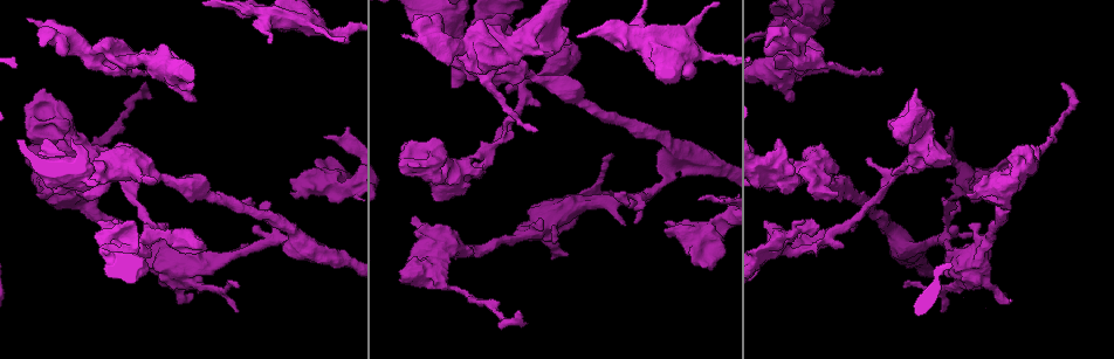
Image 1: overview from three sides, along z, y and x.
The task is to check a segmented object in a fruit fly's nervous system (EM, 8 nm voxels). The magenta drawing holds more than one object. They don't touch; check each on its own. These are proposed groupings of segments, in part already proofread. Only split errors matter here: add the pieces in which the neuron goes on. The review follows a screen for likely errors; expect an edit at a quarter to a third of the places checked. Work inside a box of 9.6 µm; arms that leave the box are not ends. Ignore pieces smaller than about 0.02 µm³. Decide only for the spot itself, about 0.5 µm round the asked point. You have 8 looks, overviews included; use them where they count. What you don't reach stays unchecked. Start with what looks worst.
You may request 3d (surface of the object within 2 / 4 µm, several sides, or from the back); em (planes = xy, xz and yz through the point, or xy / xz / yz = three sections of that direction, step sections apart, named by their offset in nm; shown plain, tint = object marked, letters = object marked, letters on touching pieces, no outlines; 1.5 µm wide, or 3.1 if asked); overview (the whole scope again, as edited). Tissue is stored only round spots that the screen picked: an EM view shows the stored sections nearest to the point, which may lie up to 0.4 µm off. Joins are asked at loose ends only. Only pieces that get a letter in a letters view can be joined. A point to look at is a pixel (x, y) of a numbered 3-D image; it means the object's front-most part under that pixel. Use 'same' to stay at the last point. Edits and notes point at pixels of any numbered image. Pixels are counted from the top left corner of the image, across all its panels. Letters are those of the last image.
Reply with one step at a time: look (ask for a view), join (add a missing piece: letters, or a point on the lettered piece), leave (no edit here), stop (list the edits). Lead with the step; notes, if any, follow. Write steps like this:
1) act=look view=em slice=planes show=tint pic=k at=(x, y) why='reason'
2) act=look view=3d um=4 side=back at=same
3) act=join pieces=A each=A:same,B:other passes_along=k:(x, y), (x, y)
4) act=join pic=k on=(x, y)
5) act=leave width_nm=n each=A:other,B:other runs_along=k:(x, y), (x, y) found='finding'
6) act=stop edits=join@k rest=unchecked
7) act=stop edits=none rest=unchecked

act=look view=em slice=planes show=letters pic=1 at=(843, 246) why='an open end'

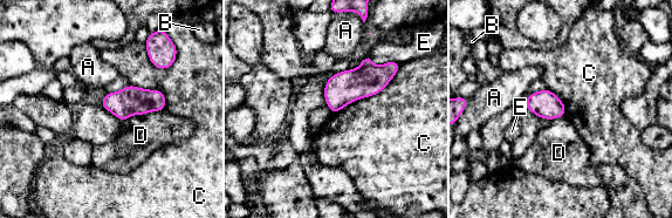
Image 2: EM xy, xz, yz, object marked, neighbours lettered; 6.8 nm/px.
act=leave each=A:other,B:other,C:other,D:other,E:other border=2:(400, 65), (378, 93), (333, 113) found='no lettered piece goes on from it'

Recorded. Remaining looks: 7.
act=look view=3d um=4 side=back pic=1 at=(878, 69) why='long arm stops here'

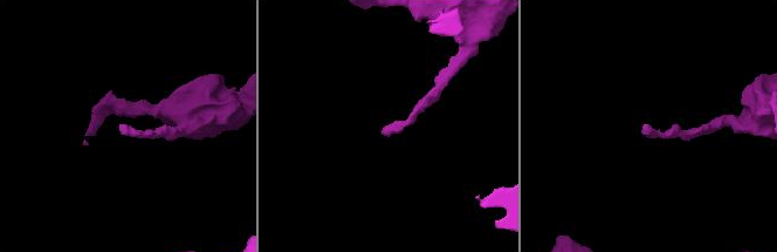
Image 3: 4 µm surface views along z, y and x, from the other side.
act=look view=em slice=xz step=4 show=letters pic=3 at=(382, 132)

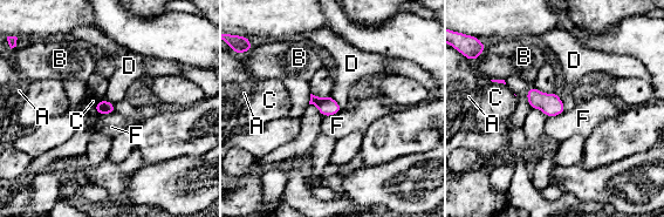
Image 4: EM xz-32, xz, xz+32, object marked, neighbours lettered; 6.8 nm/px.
act=leave each=A:other,B:other,C:other,D:other,F:other found='none of them fits'

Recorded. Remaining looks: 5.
act=look view=em slice=planes show=letters pic=1 at=(814, 32) why='thick end'

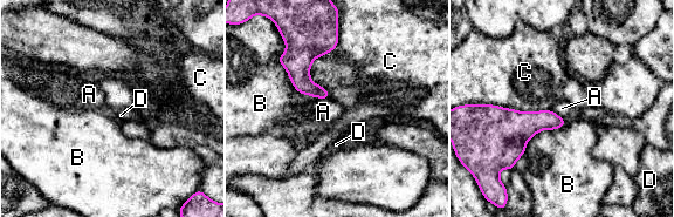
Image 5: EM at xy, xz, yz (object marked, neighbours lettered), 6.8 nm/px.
act=leave each=A:other,B:other,C:other,D:other border=5:(304, 94), (328, 100) found='no lettered piece goes on from it'

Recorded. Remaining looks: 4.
act=stop edits=none rest=unchecked

